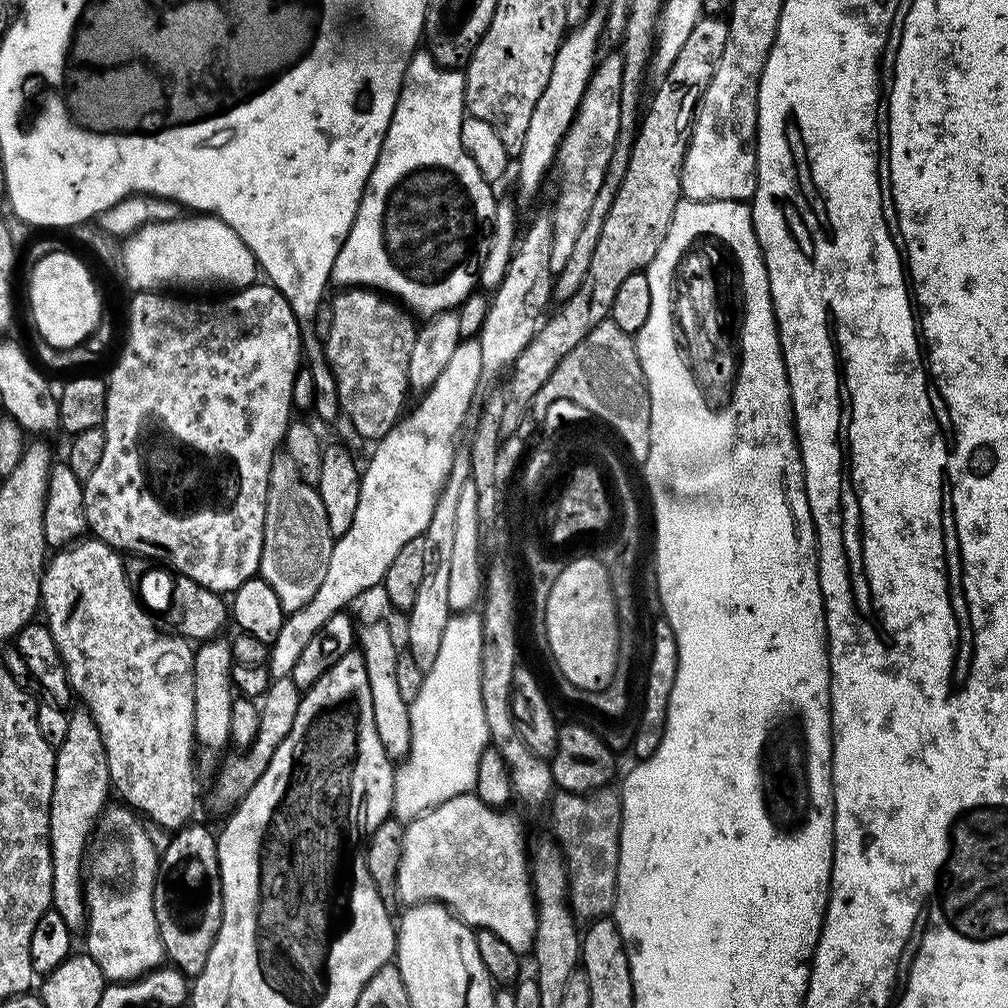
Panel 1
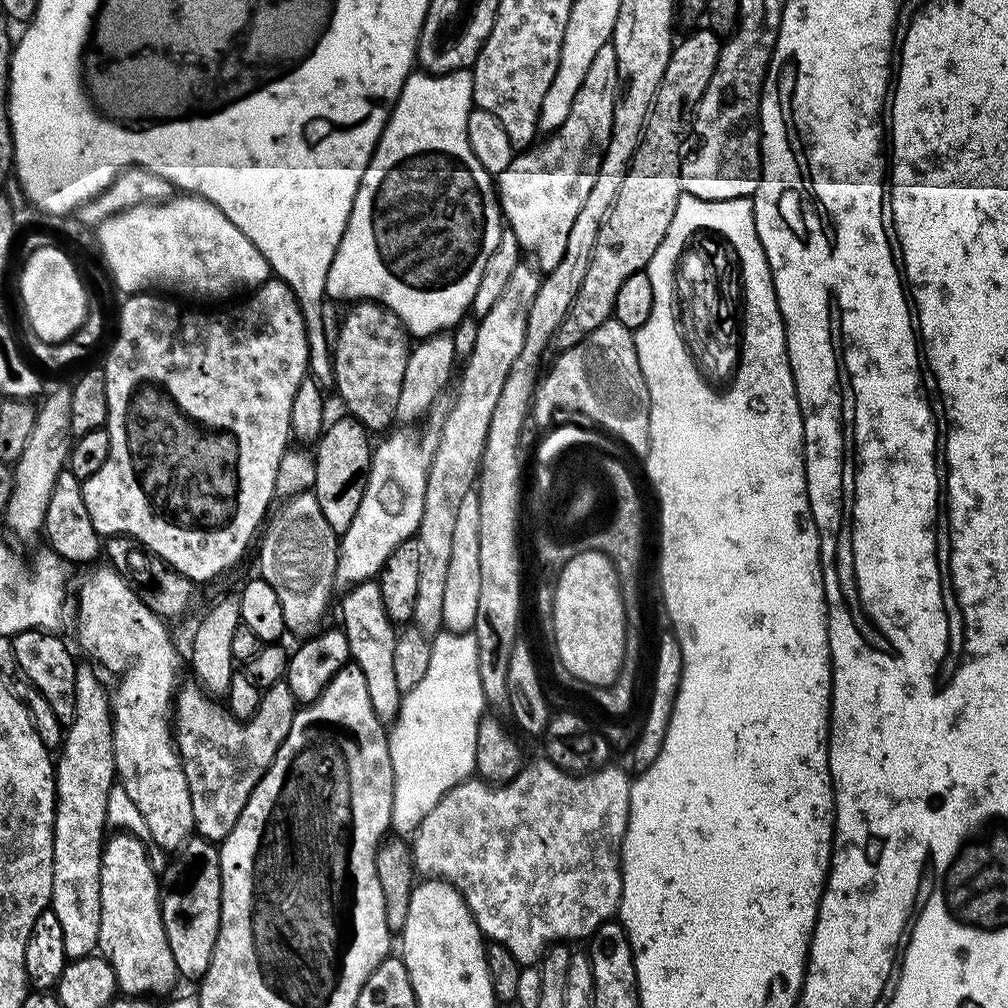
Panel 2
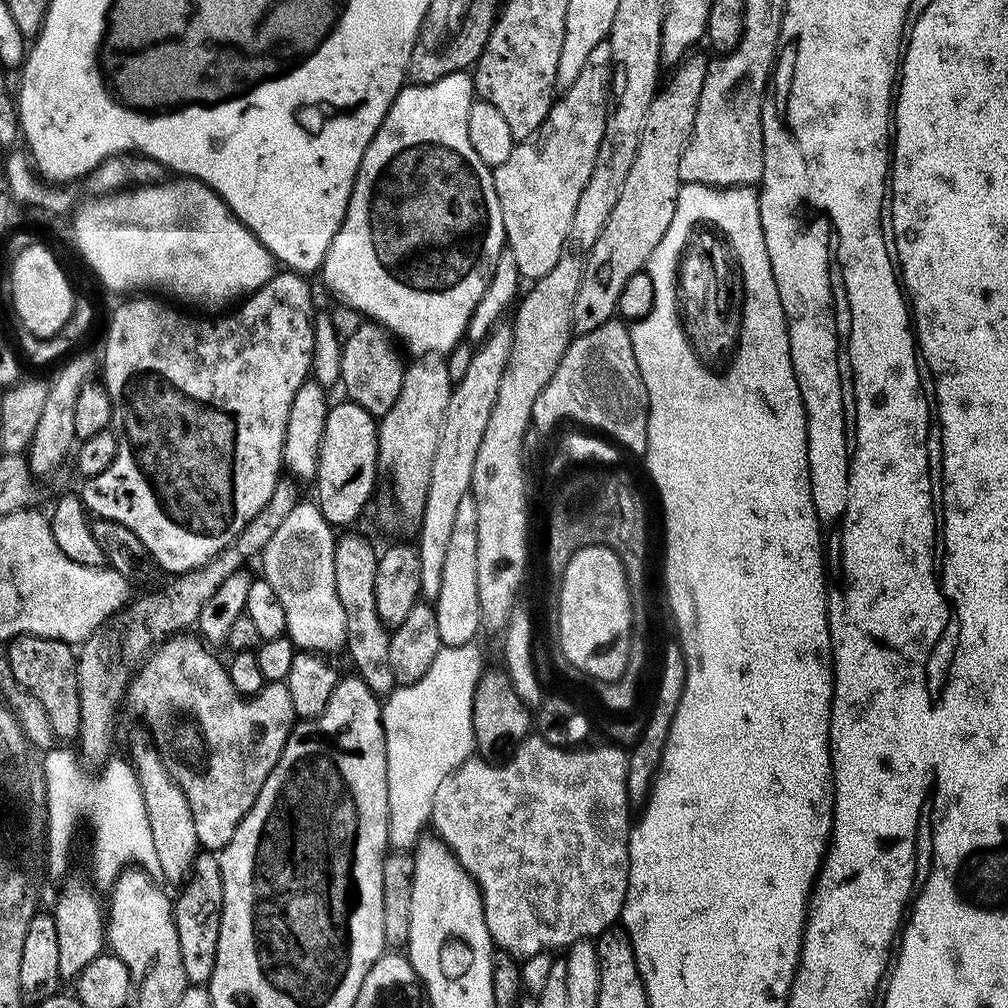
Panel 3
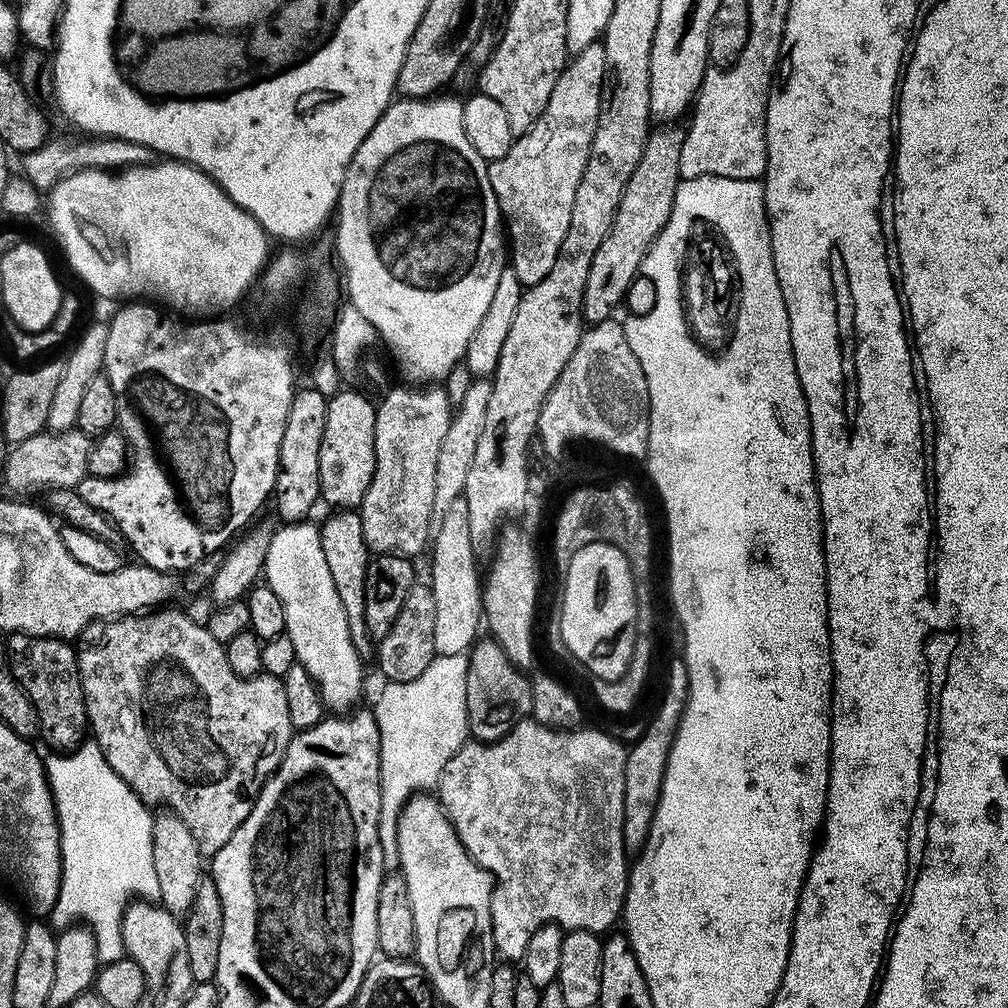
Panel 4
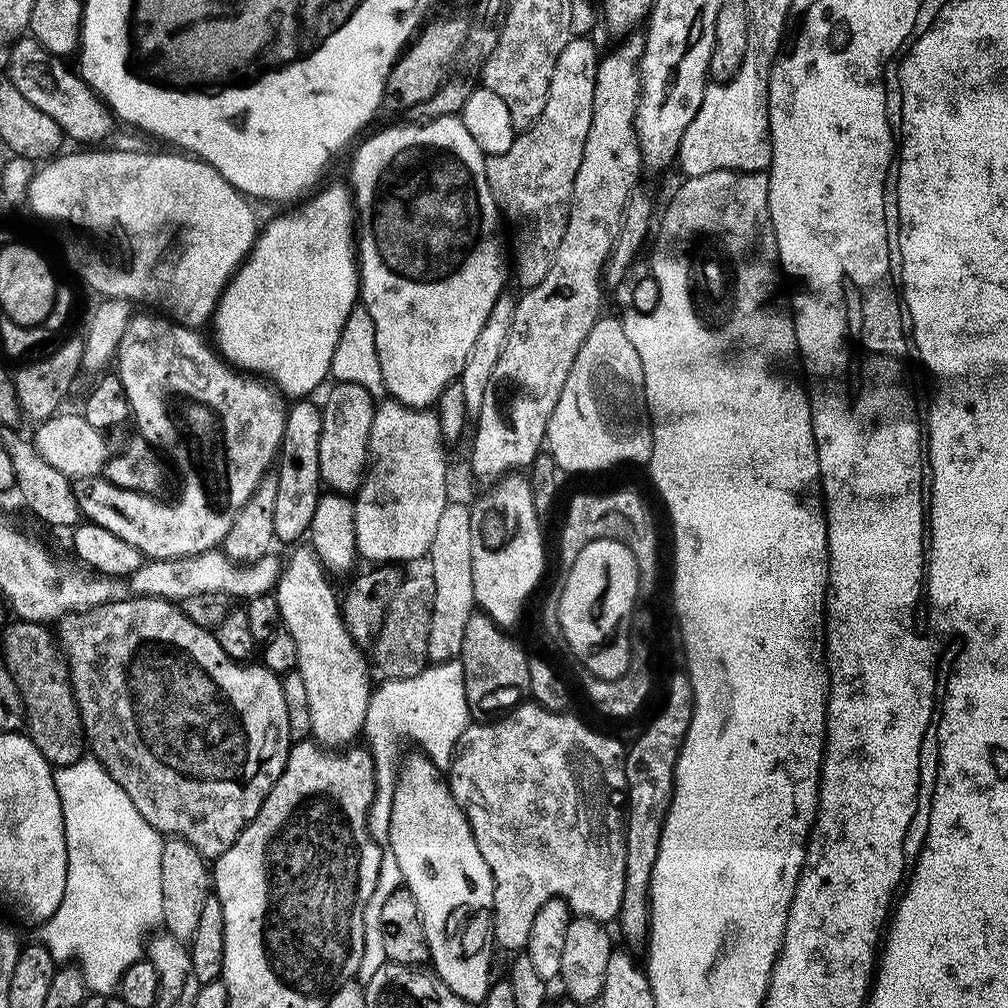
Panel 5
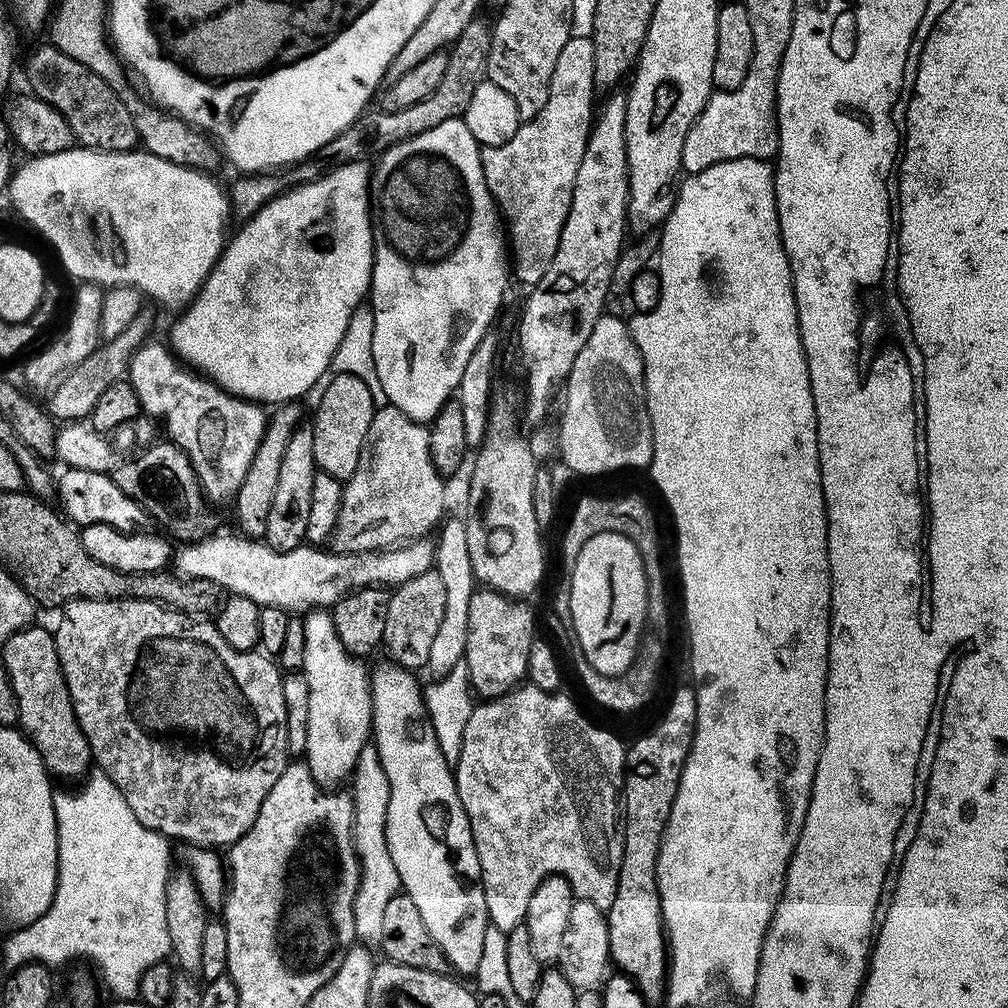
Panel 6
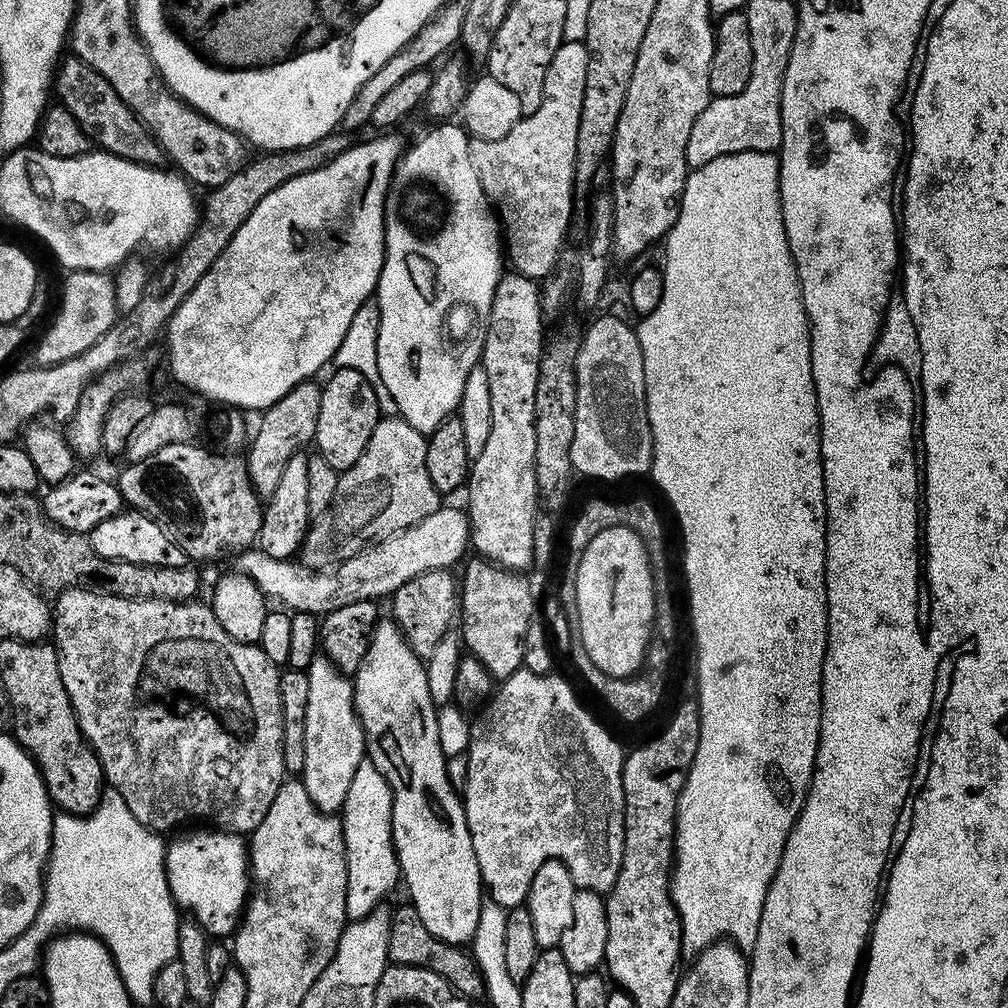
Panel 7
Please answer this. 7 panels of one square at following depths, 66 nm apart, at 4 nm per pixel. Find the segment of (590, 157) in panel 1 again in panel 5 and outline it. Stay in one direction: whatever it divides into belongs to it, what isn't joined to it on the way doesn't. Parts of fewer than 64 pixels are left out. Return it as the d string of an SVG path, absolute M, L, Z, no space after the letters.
M573 38L558 56L554 78L550 78L550 94L540 123L517 135L506 154L487 161L490 190L503 219L512 227L510 260L516 263L516 280L521 289L538 286L550 270L554 250L562 242L566 230L568 203L574 190L574 178L582 162L586 134L590 130L590 114L594 110L594 86L601 53L596 53L592 38Z

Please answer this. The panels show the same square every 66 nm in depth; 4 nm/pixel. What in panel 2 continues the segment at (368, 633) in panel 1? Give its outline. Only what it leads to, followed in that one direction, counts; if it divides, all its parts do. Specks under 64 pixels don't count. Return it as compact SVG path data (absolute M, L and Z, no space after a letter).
M379 579L363 580L360 584L351 585L345 592L348 593L340 600L340 623L338 624L346 636L351 663L356 664L358 670L362 670L362 674L366 677L366 691L370 693L370 706L374 706L374 714L378 714L381 722L391 722L400 712L402 699L393 671L394 646L398 637L397 625L393 624L392 619L386 614L386 606L382 606Z

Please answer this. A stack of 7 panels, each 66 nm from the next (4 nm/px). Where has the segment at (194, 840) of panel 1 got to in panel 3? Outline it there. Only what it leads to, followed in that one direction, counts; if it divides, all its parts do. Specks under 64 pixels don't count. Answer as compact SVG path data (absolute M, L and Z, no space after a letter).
M199 853L182 887L182 894L173 901L173 920L178 930L182 964L186 969L189 985L204 986L212 979L217 962L221 910L224 908L224 887L219 859L213 853Z

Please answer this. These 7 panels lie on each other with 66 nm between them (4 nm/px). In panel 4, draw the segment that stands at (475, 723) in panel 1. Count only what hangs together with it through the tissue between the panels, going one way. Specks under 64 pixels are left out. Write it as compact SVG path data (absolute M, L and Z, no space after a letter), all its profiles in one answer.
M435 655L416 681L405 684L385 683L374 711L380 731L380 818L384 822L399 820L402 810L413 796L432 790L440 783L440 775L454 754L469 739L466 718L467 655Z

